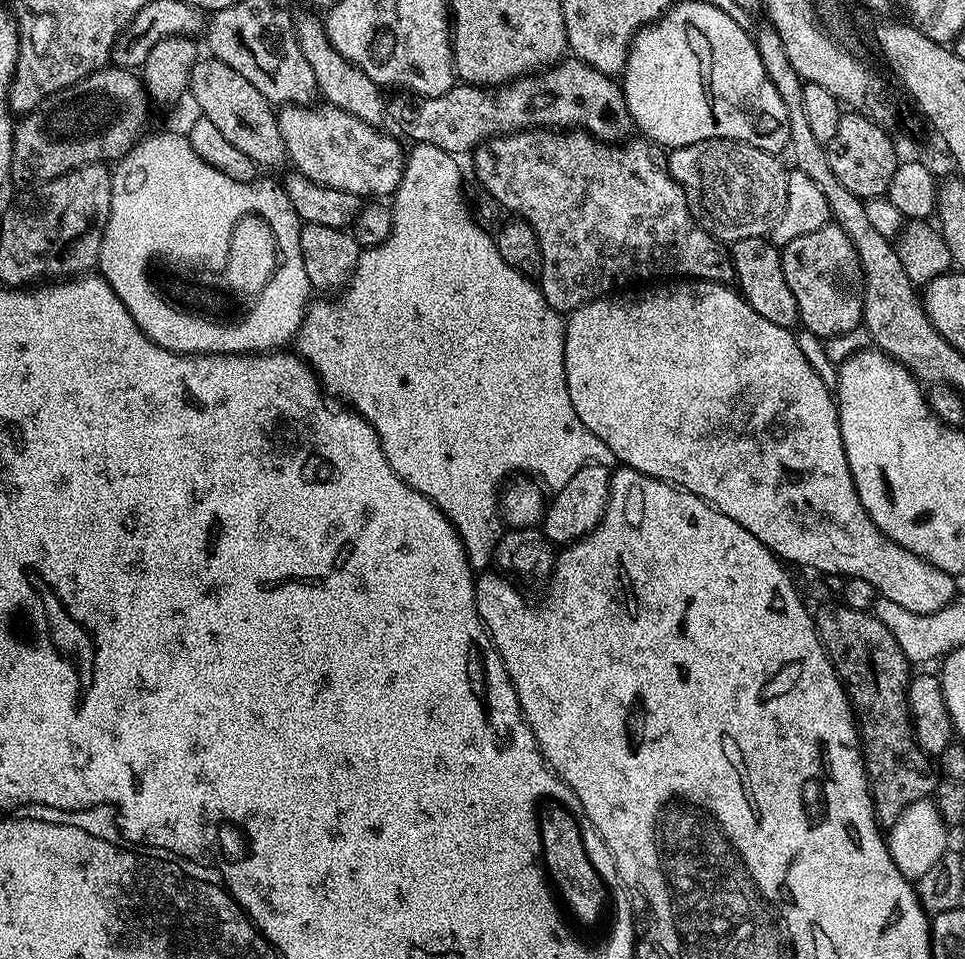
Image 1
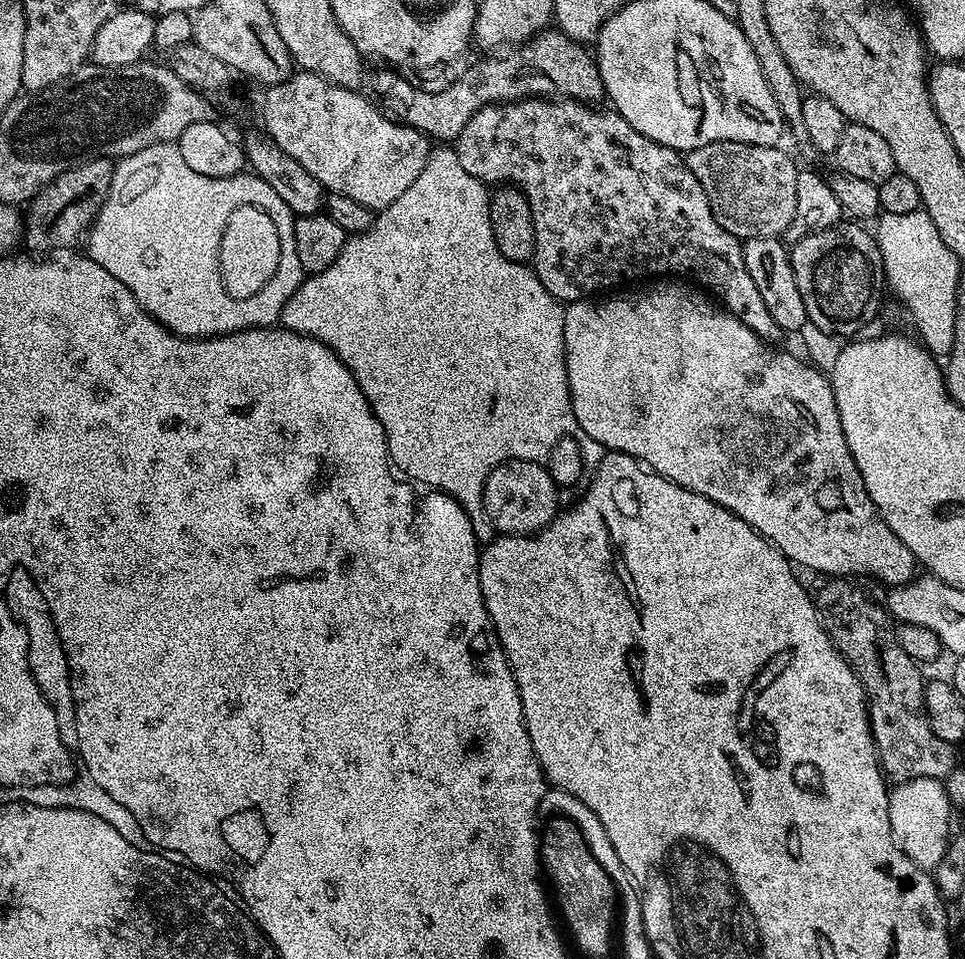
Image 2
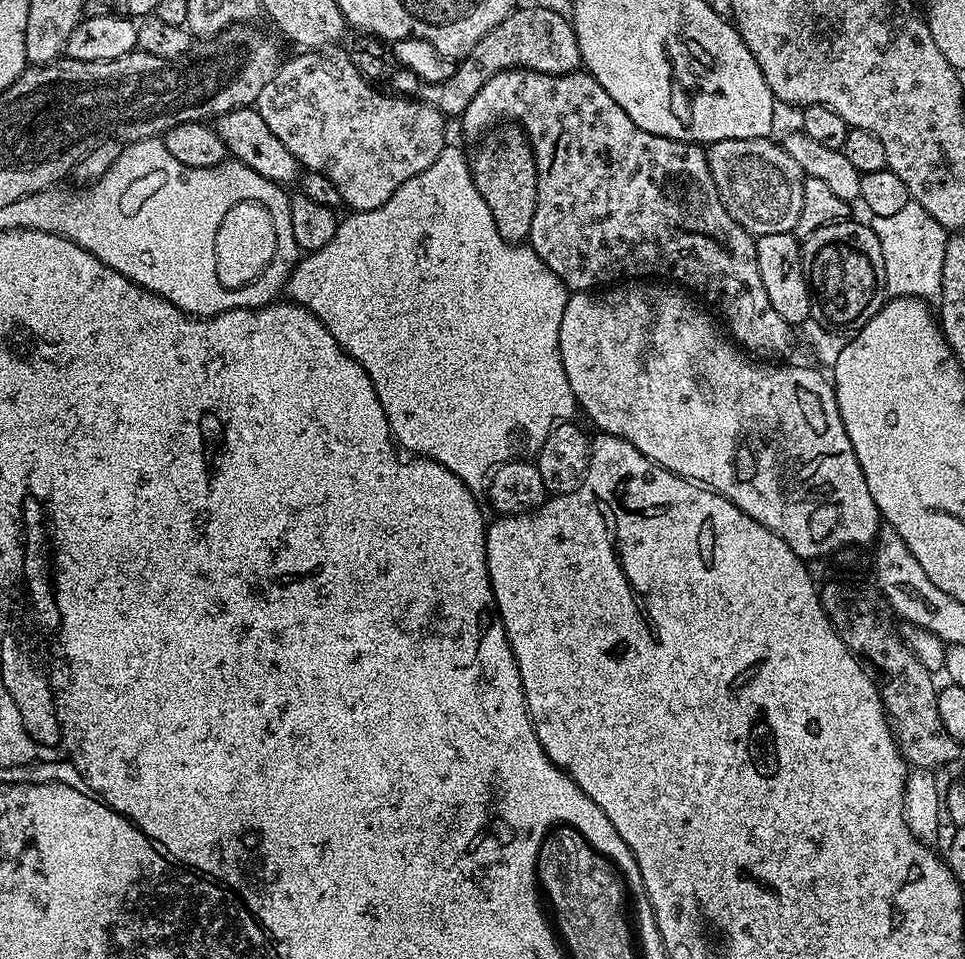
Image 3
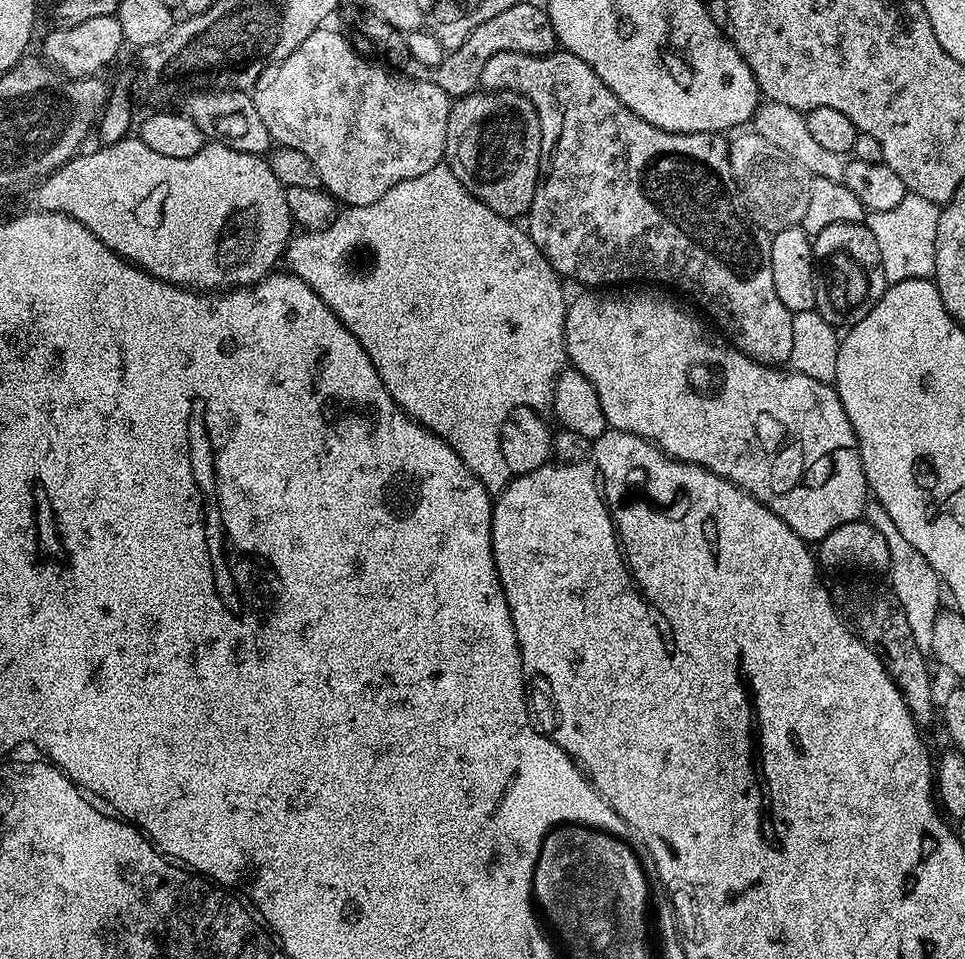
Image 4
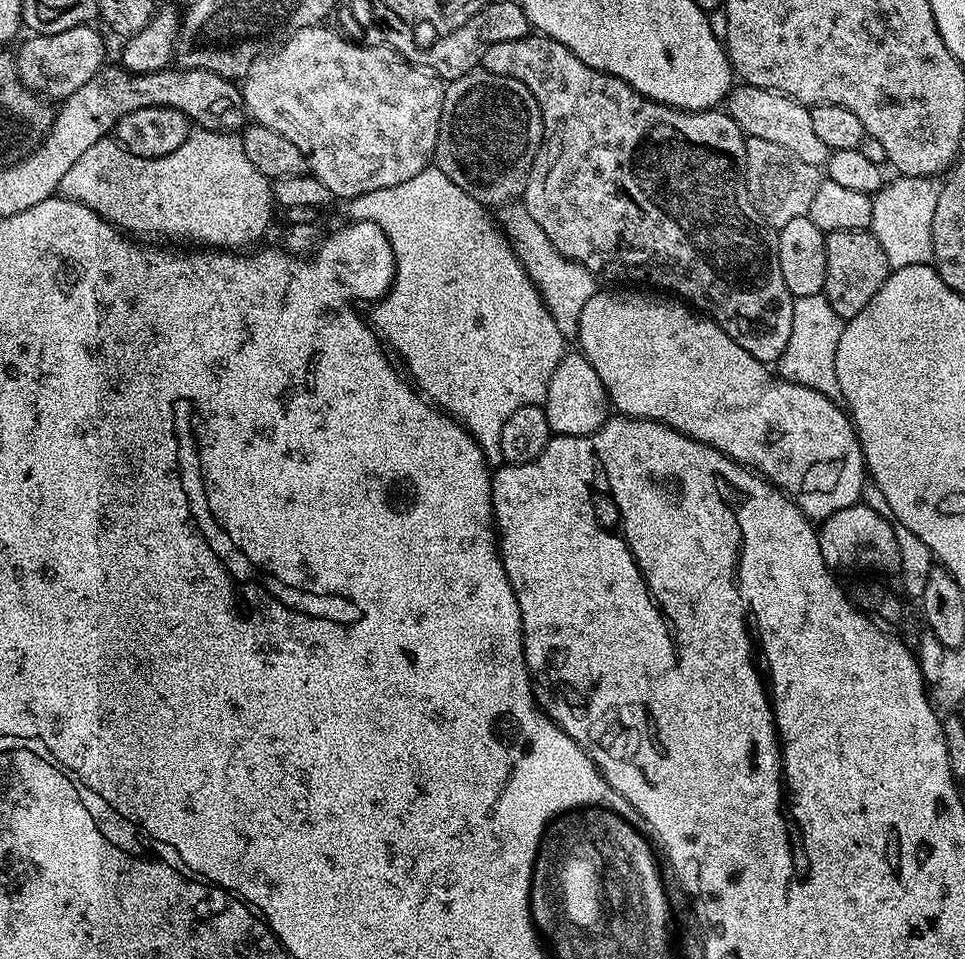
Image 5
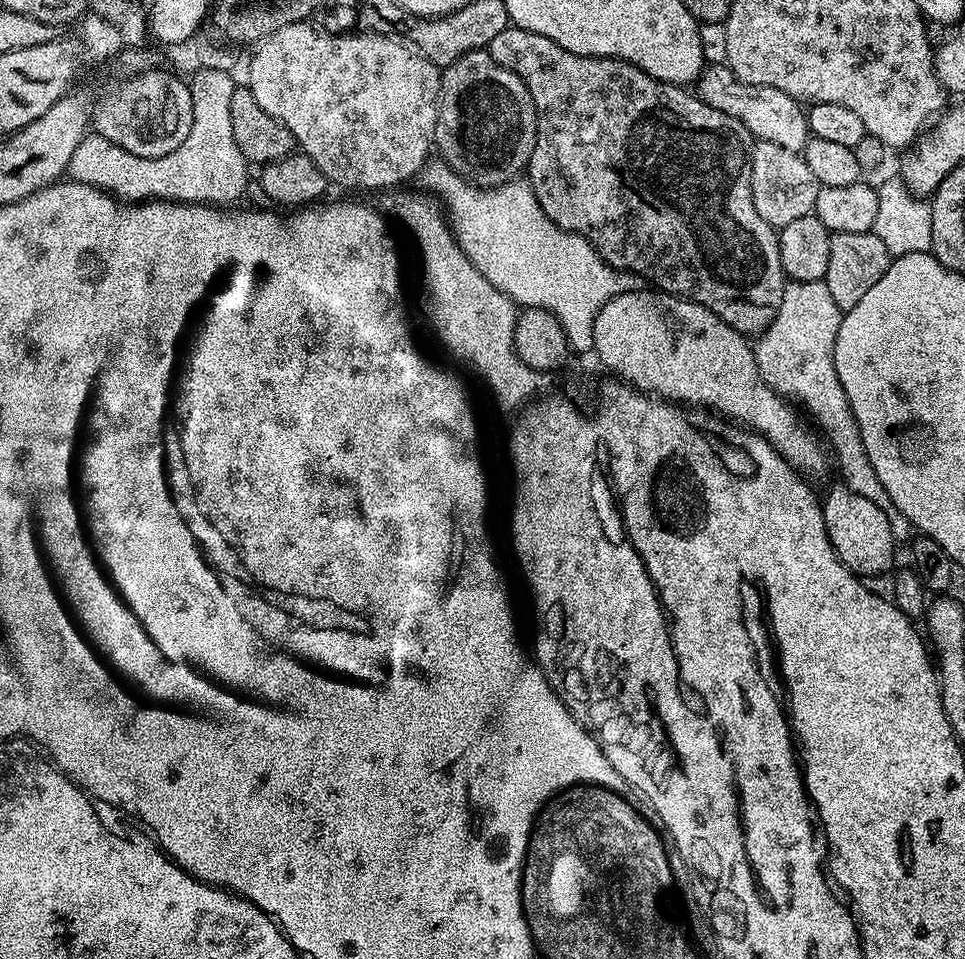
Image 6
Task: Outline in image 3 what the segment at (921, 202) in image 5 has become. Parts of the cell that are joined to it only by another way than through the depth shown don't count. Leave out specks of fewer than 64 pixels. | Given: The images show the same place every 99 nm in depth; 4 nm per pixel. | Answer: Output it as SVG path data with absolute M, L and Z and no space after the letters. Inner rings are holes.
M910 200L897 214L875 217L870 224L882 247L886 269L885 293L892 298L910 296L916 299L937 299L941 292L942 265L948 232L926 213L924 207Z

